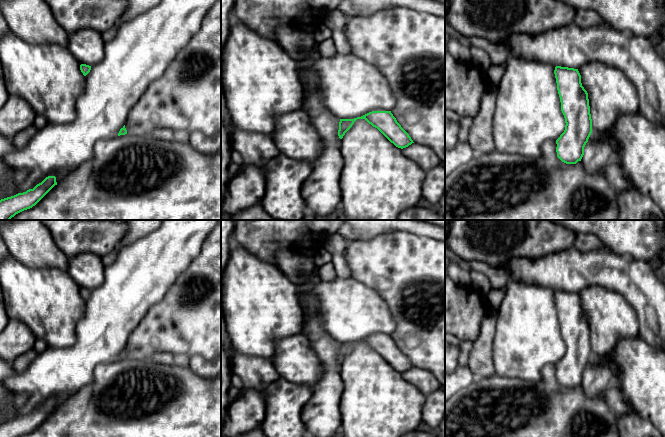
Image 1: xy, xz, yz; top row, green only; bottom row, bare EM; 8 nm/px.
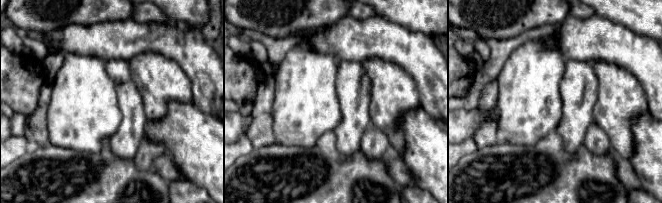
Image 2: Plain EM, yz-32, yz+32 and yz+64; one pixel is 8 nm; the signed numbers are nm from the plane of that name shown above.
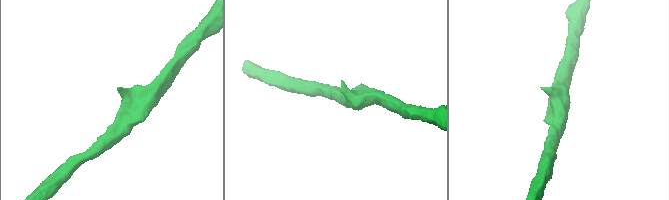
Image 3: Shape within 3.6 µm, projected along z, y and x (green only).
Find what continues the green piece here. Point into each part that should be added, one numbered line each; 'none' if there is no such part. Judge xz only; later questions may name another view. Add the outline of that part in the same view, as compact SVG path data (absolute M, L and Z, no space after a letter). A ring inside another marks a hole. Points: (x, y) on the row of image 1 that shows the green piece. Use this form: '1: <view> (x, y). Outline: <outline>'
none

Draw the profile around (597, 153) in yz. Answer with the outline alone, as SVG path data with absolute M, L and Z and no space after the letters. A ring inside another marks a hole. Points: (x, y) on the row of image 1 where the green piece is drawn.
M590 135L584 147L581 159L584 169L588 173L595 173L613 160L613 150L609 144Z

